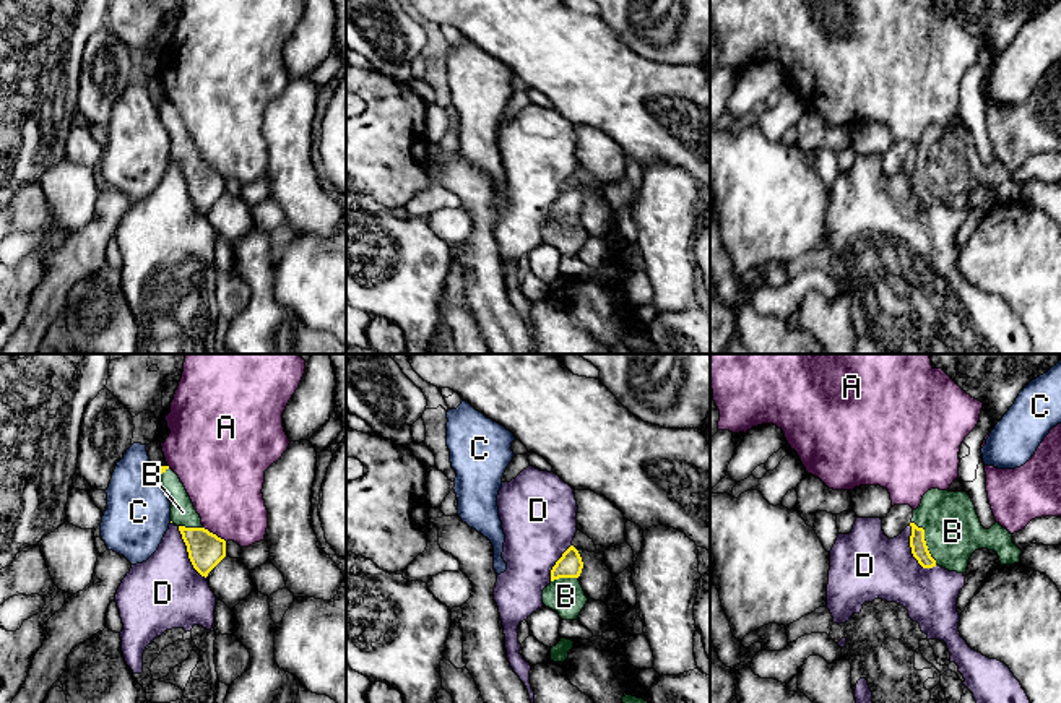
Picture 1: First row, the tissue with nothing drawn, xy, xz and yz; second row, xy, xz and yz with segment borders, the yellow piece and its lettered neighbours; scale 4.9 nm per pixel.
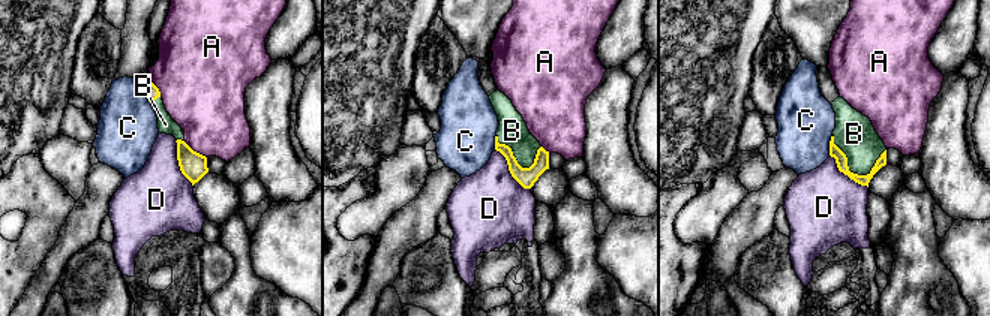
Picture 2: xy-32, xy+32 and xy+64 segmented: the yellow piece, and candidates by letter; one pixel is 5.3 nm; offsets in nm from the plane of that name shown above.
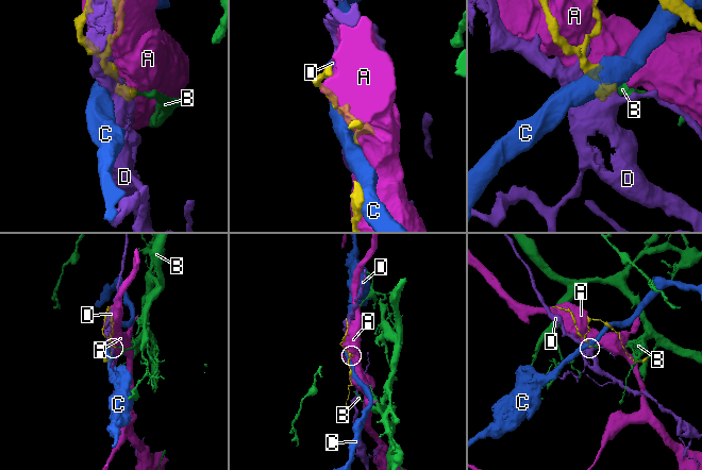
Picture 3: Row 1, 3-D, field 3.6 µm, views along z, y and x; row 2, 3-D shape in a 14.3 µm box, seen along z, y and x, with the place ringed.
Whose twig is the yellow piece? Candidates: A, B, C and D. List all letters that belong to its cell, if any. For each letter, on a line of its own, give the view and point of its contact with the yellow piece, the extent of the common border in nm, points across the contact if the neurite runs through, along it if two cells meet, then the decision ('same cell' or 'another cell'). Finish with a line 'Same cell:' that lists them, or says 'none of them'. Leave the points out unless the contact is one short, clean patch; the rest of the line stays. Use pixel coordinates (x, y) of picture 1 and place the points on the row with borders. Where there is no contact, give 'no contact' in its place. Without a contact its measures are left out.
A: contact xy (215, 534); length 140 nm; another cell
B: contact yz (925, 541); length 240 nm; same cell
C: contact xy (156, 470); length 50 nm; another cell
D: contact yz (912, 552); length 240 nm; another cell
Same cell: B

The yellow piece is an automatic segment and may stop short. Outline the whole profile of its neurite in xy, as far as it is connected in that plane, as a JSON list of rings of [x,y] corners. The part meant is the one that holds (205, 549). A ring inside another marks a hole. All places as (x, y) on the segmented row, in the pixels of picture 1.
[[[169,466],[156,471],[171,502],[171,523],[179,528],[193,568],[206,578],[226,557],[226,541],[203,528],[179,476]]]

